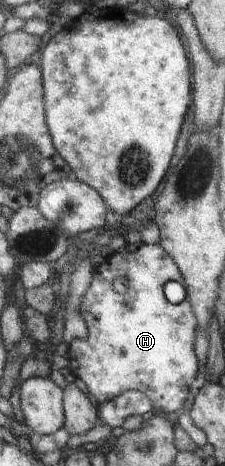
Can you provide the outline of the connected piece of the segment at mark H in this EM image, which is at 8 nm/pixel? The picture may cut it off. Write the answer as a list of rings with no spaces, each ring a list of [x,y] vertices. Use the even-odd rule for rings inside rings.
[[[128,243],[94,268],[92,283],[84,292],[79,307],[88,335],[68,344],[66,373],[84,381],[98,405],[128,390],[136,390],[151,399],[154,413],[176,413],[184,407],[198,369],[194,353],[196,317],[187,296],[176,305],[164,297],[162,287],[166,281],[185,285],[179,266],[160,243]],[[116,277],[128,279],[126,293],[114,291],[112,283]]]

